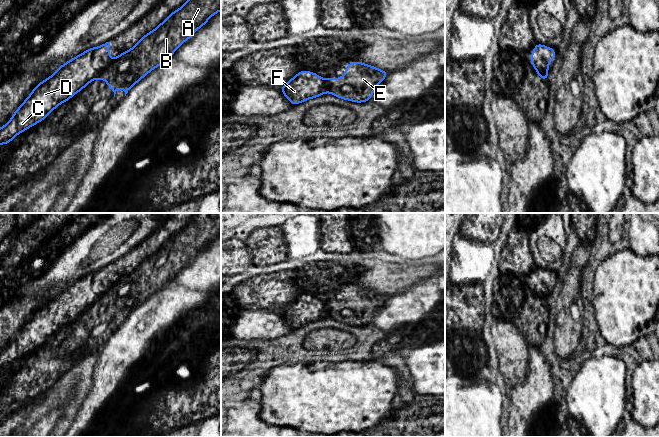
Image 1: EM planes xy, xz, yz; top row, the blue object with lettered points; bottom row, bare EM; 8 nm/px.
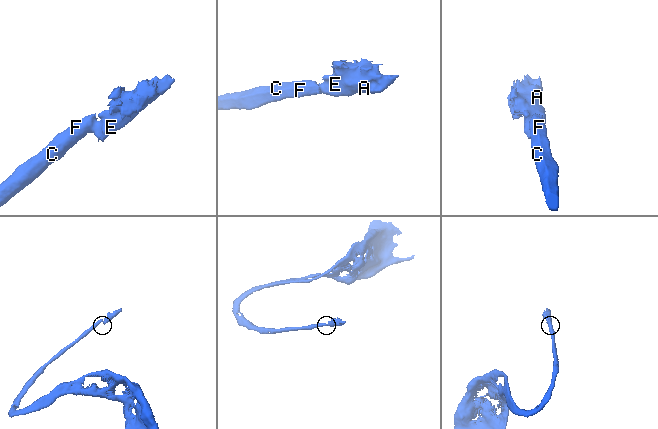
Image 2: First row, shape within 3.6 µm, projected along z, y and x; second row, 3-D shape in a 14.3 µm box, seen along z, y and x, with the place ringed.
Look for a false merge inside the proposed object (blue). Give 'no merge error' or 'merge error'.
merge error

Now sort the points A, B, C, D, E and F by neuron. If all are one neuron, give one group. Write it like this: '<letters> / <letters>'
A B E / C D F

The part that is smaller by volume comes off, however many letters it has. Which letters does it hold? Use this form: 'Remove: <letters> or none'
Remove: A, B, E

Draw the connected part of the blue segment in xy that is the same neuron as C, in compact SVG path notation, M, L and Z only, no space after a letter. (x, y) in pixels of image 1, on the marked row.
M110 42L88 48L34 87L10 120L0 127L0 146L11 143L18 134L42 122L59 105L89 85L112 58L109 48Z

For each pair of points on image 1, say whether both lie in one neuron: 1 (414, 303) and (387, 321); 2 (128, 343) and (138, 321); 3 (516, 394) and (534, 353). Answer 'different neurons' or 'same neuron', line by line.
1: same neuron
2: same neuron
3: same neuron

